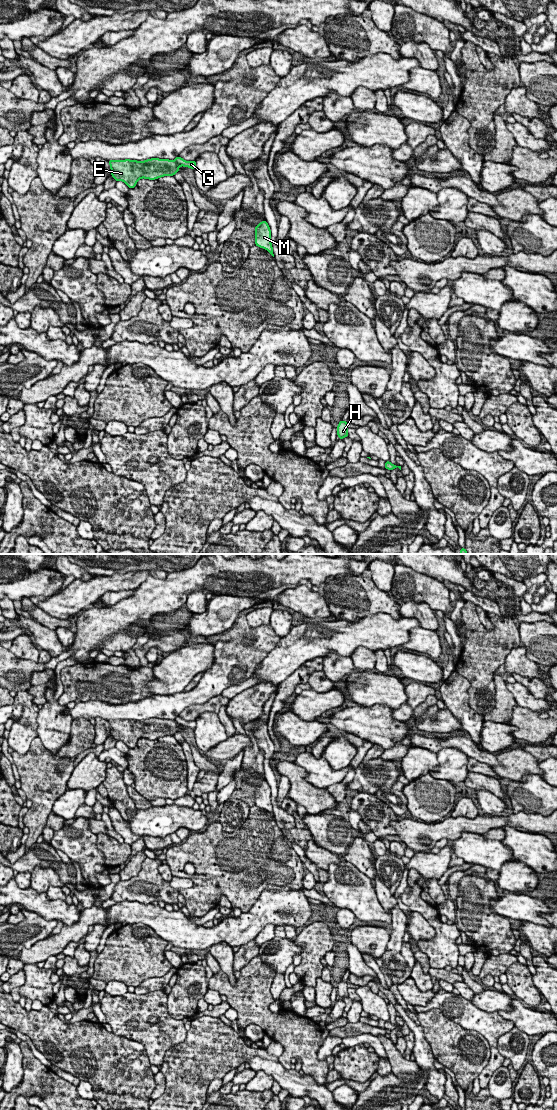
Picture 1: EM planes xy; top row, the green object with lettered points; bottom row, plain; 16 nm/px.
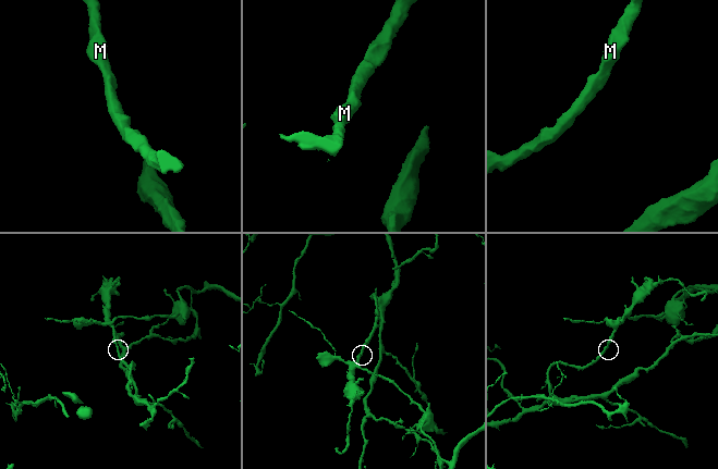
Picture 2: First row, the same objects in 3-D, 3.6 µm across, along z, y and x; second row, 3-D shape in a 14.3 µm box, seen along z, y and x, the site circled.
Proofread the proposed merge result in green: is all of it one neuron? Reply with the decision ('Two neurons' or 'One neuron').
Two neurons

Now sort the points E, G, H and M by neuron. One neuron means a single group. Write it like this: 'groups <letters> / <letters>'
groups E / G H M

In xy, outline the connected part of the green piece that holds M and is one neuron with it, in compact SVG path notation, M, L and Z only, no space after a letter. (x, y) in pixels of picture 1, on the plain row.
M267 781L258 784L255 790L255 805L267 810L273 817L273 807L271 803L271 790Z

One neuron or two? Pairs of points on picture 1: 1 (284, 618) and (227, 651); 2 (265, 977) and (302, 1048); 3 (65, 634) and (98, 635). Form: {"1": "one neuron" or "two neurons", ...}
{"1": "two neurons", "2": "one neuron", "3": "two neurons"}

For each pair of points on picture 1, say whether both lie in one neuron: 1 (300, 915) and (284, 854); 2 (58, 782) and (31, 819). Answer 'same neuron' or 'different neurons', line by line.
1: different neurons
2: same neuron

